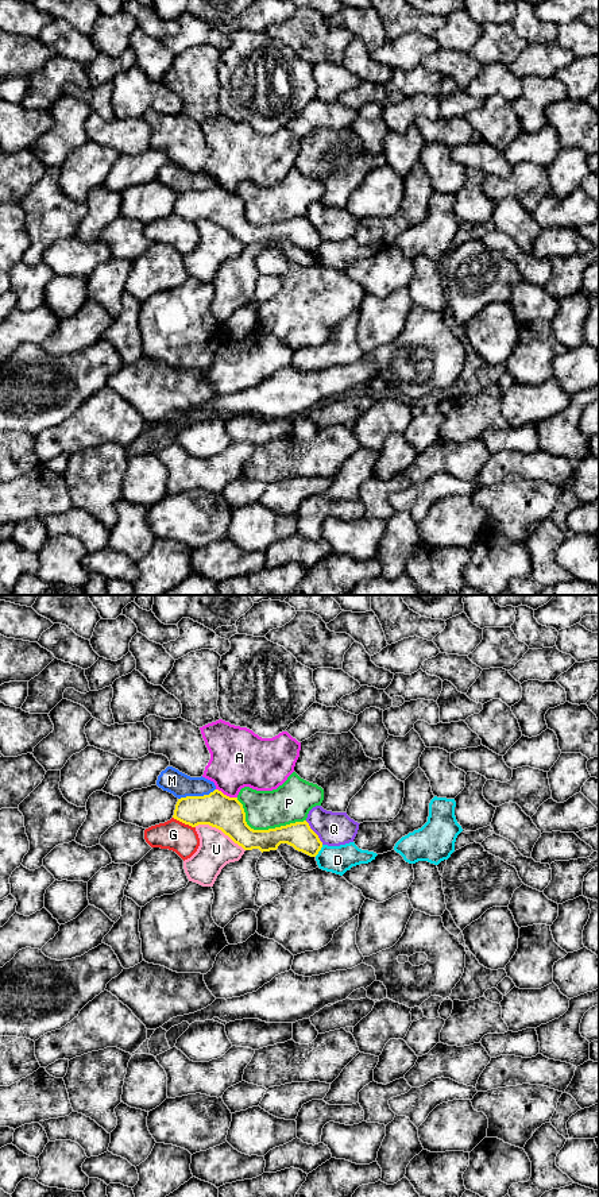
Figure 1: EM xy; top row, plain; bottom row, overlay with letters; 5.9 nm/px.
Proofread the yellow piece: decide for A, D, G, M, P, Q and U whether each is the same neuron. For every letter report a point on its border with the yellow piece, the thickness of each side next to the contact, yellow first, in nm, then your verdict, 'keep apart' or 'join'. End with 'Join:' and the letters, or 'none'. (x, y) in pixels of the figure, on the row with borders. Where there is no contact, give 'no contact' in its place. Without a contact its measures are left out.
A: xy (225, 795) | 200/340 nm | keep apart
D: xy (320, 849) | 160/160 nm | keep apart
G: xy (184, 822) | 200/180 nm | keep apart
M: xy (196, 796) | 200/140 nm | keep apart
P: xy (263, 830) | 200/240 nm | keep apart
Q: xy (315, 833) | 160/200 nm | keep apart
U: xy (220, 829) | 200/200 nm | keep apart
Join: none

